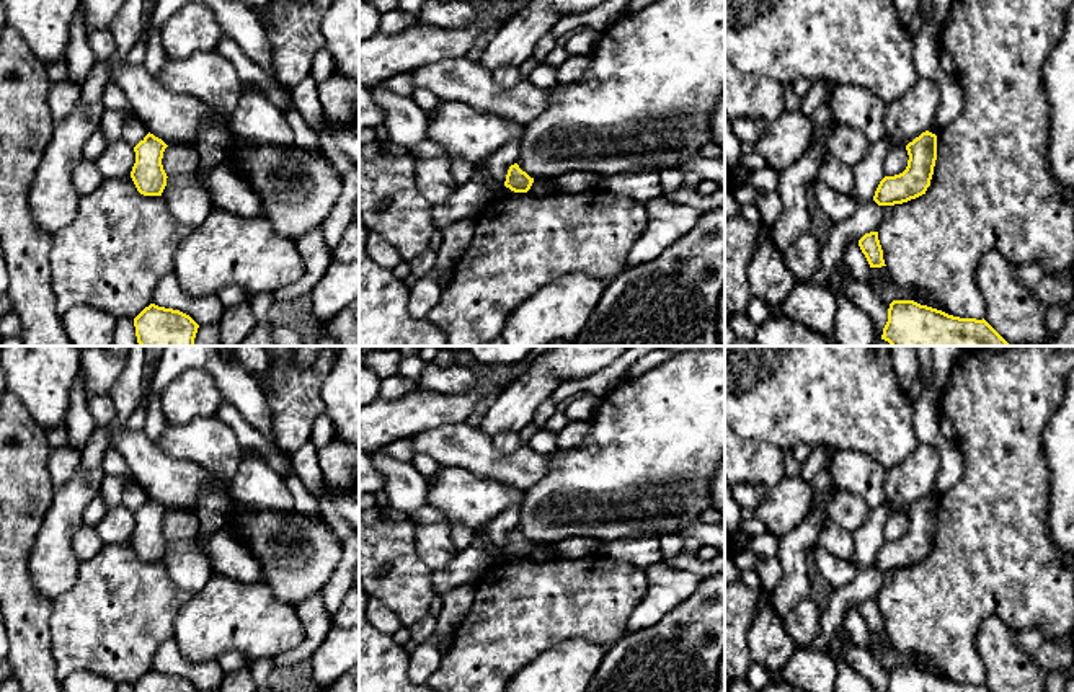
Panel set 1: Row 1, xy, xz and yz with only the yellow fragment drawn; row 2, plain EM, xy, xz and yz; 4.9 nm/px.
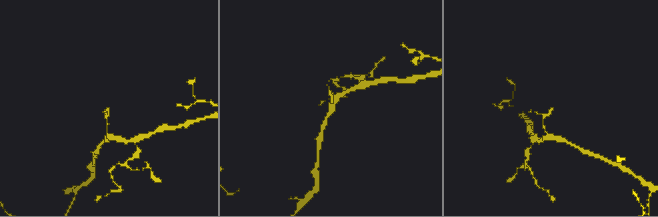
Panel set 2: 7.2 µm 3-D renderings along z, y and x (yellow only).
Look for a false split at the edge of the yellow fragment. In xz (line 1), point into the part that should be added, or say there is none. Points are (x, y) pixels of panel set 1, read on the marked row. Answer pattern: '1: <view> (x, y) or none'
1: none

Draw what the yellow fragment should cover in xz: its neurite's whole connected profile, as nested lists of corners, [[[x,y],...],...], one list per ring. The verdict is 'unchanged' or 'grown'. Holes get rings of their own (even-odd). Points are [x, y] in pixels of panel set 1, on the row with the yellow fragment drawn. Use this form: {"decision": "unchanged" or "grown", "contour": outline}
{"decision": "unchanged", "contour": [[[517,163],[511,165],[506,175],[504,186],[514,193],[527,193],[534,183],[526,171],[519,168]]]}

